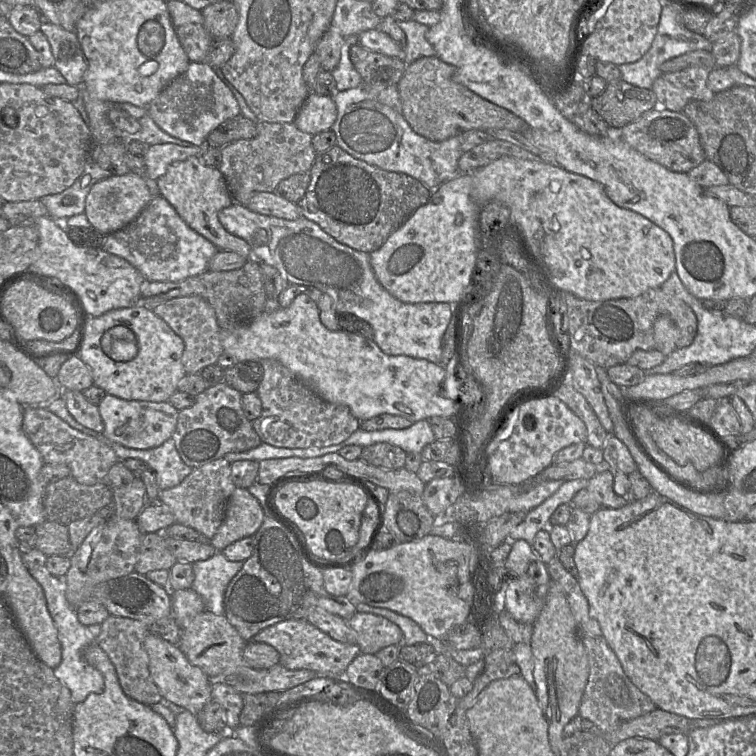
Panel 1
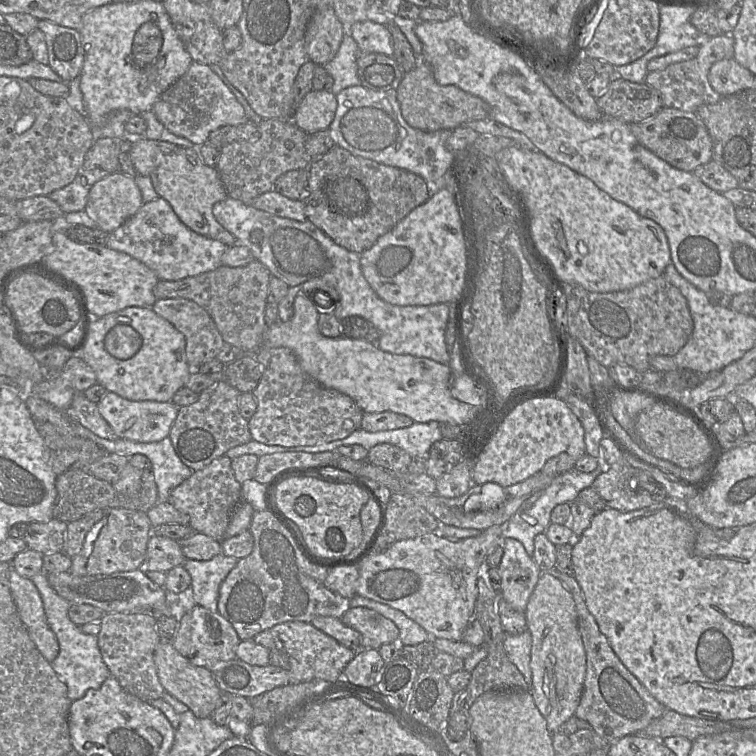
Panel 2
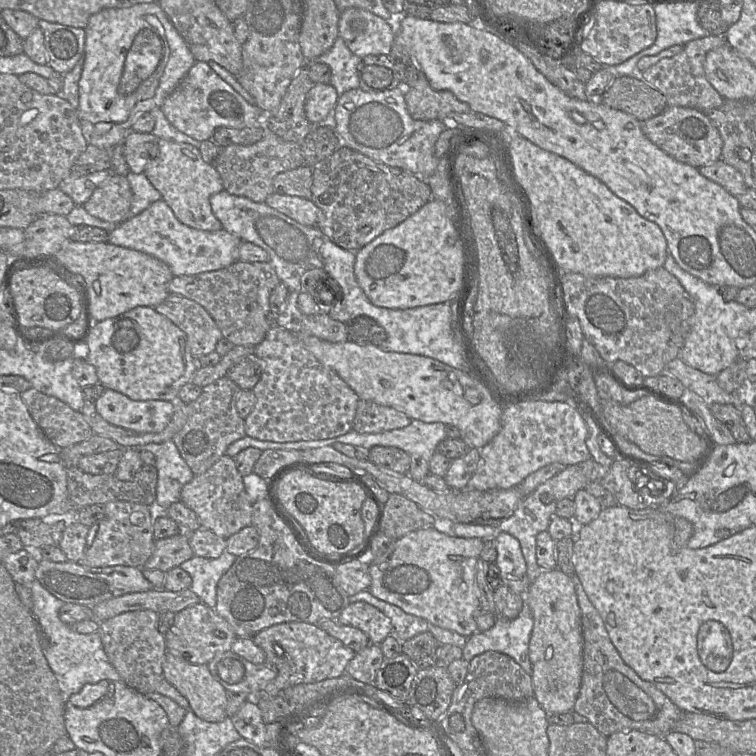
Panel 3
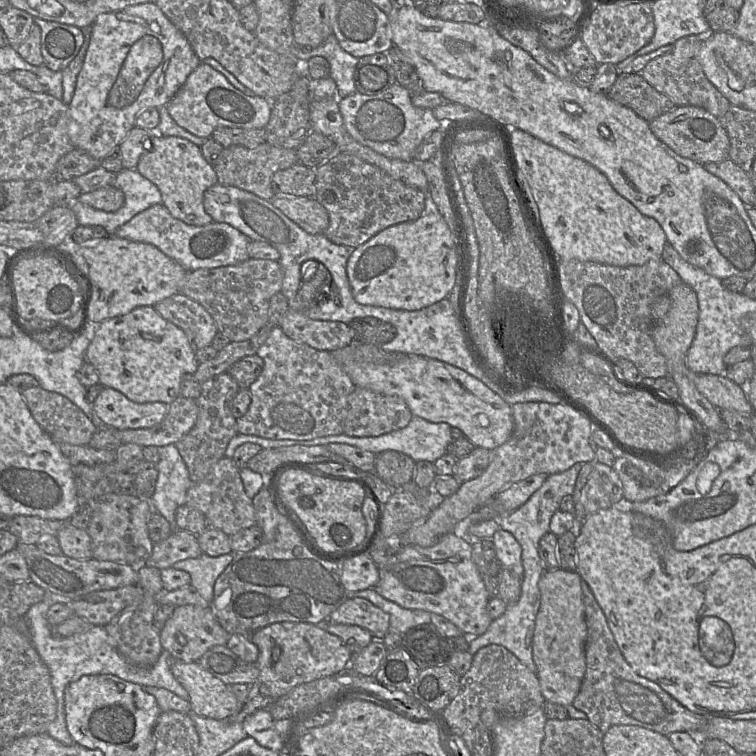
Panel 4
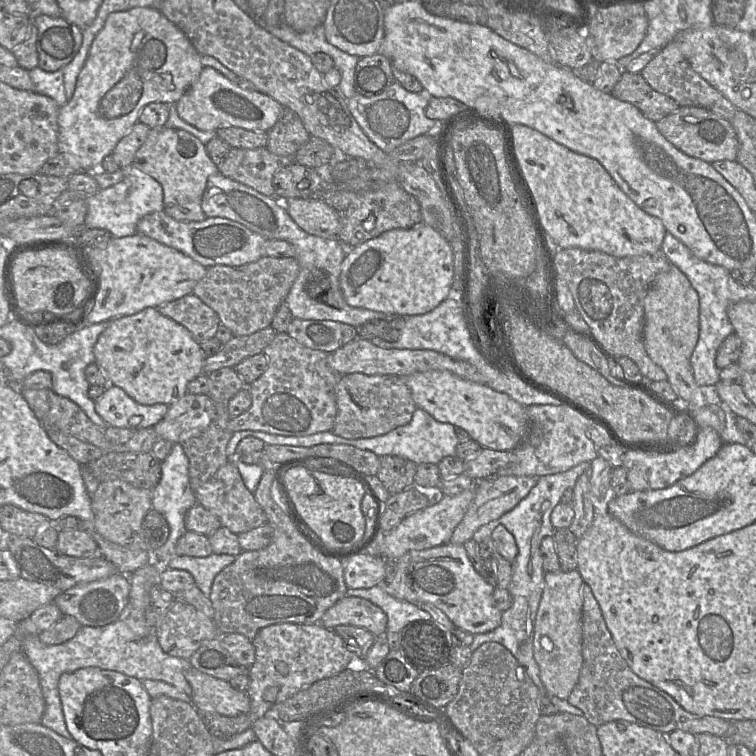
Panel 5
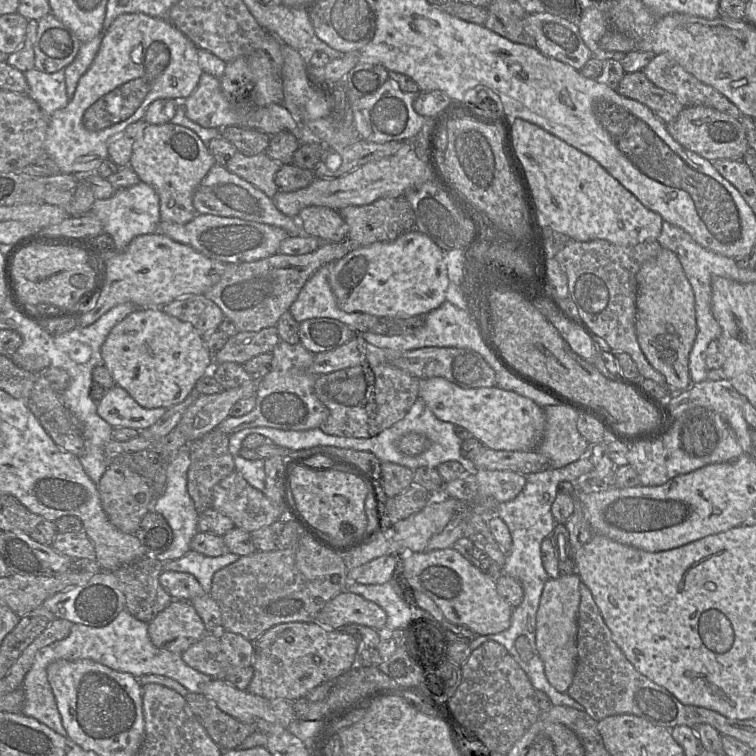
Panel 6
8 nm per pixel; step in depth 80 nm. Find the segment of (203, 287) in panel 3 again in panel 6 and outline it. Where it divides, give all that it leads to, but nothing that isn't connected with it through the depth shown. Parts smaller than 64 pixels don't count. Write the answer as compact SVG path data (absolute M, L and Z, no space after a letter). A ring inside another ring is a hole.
M346 239L338 243L321 243L315 251L308 254L297 256L274 254L254 262L227 263L220 280L208 289L204 296L219 306L225 317L230 319L240 332L257 332L277 324L281 315L289 310L302 287L319 268L333 264L359 247L361 246Z

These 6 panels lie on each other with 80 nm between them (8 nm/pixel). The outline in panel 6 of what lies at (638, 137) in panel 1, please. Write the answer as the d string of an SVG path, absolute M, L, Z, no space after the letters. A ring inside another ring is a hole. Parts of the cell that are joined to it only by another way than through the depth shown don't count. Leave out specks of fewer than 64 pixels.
M707 106L685 107L678 117L667 124L672 138L685 149L709 160L743 160L747 150L745 128L739 118L731 117Z

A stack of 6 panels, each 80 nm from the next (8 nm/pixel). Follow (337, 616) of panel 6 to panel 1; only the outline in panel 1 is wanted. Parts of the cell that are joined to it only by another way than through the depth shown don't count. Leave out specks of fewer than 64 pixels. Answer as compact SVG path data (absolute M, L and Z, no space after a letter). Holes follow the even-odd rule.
M356 611L346 620L357 633L361 653L375 654L389 645L405 645L401 629L385 617Z

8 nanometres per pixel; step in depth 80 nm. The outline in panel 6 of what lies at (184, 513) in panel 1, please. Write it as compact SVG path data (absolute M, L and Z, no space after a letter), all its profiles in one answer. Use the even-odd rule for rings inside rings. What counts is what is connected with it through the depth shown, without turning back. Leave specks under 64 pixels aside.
M236 470L214 487L212 508L228 516L235 527L248 532L269 526L282 517L281 507L275 505L264 492L251 486Z

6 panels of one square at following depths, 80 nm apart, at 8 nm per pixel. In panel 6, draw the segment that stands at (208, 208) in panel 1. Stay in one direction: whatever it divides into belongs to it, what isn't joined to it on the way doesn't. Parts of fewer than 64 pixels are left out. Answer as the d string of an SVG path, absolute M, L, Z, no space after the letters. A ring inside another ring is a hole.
M170 122L147 124L133 144L129 161L140 181L150 185L157 193L160 220L176 224L186 224L197 215L192 203L193 194L215 164L208 146L195 132Z

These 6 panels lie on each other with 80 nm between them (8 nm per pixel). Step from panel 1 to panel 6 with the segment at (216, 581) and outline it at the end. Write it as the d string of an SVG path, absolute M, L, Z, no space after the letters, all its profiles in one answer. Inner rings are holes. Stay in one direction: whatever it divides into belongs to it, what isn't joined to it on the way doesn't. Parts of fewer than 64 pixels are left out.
M190 550L183 557L163 563L164 570L192 574L201 584L204 592L209 594L212 587L213 575L220 569L239 560L240 556L227 553L217 557L205 556Z

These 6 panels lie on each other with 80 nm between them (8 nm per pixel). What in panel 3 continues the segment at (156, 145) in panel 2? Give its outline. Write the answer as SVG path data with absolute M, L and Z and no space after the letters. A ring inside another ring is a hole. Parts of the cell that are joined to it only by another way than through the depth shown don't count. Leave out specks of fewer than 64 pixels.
M129 131L123 140L124 157L132 173L143 173L150 160L149 147L157 144L158 137L152 133Z

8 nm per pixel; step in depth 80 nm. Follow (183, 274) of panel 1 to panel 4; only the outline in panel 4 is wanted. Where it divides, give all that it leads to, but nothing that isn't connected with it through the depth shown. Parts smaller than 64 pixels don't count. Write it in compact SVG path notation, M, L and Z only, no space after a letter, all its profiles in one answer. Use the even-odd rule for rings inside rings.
M162 203L135 215L120 226L114 235L151 244L178 262L186 271L236 265L246 261L249 259L248 245L251 241L249 237L227 223L213 221L205 226L188 225L174 218Z

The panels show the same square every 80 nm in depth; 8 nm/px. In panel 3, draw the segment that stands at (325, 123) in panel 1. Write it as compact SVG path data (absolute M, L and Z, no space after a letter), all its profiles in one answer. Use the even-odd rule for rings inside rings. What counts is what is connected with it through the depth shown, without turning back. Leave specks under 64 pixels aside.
M314 84L308 92L304 111L312 125L323 123L338 101L336 89L331 84Z

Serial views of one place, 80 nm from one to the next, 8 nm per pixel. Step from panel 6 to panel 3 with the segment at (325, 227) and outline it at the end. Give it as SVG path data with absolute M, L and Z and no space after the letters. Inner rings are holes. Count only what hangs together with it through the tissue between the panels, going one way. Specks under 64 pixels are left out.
M273 193L265 203L301 225L315 227L319 222L319 208L311 199Z

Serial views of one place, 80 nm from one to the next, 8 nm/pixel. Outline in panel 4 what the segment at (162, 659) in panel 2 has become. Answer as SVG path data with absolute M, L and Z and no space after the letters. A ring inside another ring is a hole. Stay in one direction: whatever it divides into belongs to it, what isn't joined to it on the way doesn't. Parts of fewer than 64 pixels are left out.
M174 660L171 671L189 695L191 712L216 720L237 714L243 707L230 686L197 662Z

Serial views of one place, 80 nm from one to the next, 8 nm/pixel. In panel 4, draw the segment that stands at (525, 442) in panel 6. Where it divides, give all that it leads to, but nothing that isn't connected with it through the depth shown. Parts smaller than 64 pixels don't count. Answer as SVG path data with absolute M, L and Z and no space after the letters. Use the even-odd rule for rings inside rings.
M354 343L329 351L349 375L356 387L401 397L414 416L432 423L447 423L460 429L477 448L490 451L512 435L512 407L501 396L465 371L425 356L395 354L390 362L372 363L354 359Z

